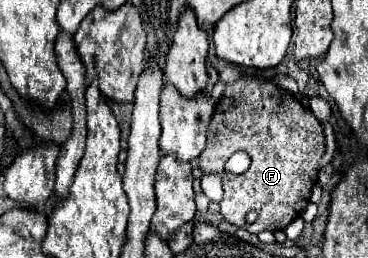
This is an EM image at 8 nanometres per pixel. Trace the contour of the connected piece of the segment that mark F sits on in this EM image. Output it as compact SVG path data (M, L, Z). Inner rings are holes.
M241 77L227 83L225 95L209 123L207 147L199 157L203 173L223 173L227 159L235 151L245 151L251 157L251 167L243 175L223 175L223 217L249 233L285 229L309 203L313 179L317 179L319 171L317 163L325 153L321 123L273 81ZM249 211L257 211L253 223L247 223Z

